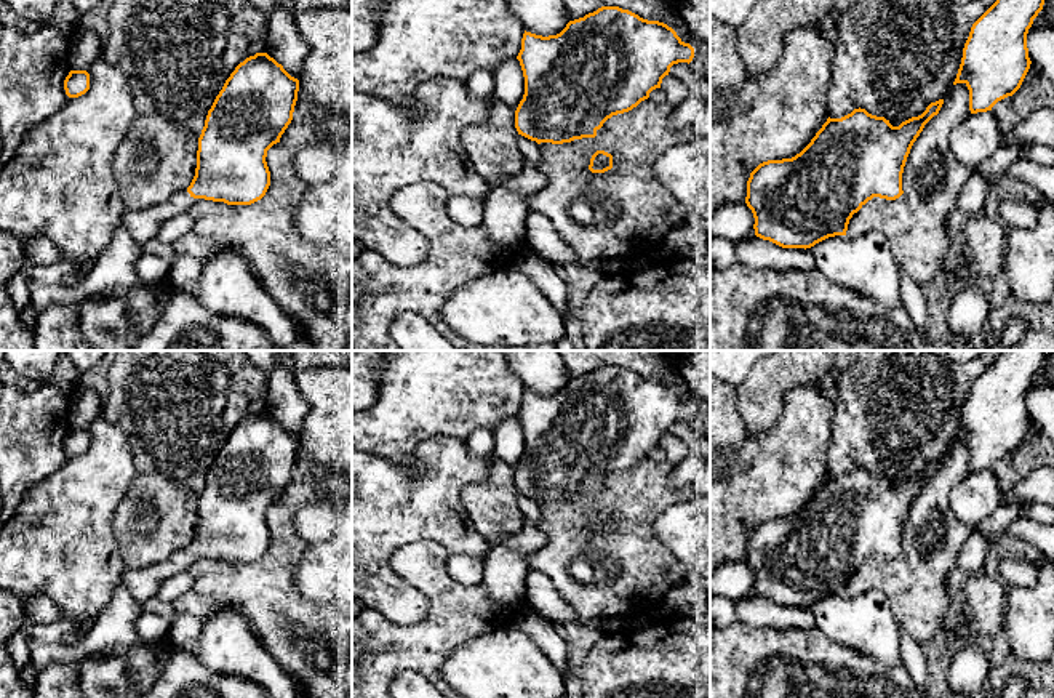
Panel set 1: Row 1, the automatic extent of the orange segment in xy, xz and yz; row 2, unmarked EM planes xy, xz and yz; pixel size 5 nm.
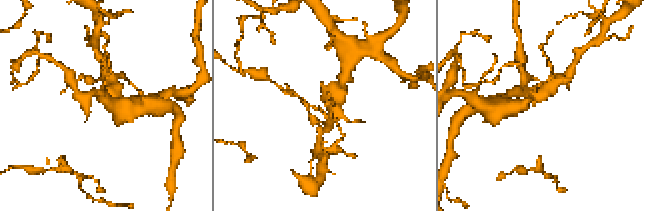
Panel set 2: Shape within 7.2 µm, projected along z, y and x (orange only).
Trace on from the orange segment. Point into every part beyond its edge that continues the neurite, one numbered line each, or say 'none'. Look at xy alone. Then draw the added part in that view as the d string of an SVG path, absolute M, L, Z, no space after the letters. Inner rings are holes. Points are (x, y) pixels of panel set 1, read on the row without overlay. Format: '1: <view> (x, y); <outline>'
1: xy (143, 583); M182 549L174 552L166 560L162 560L150 567L126 570L122 576L122 583L139 602L154 602L160 584L170 576L187 572L192 560L194 556L189 551Z

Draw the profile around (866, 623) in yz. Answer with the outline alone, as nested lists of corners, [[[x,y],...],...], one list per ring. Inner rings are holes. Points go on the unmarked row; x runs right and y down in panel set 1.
[[[880,591],[835,594],[811,605],[816,628],[827,637],[884,666],[902,664],[904,631],[888,597]]]

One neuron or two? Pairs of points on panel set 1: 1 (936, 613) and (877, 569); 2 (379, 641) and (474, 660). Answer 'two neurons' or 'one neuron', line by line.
1: one neuron
2: two neurons

